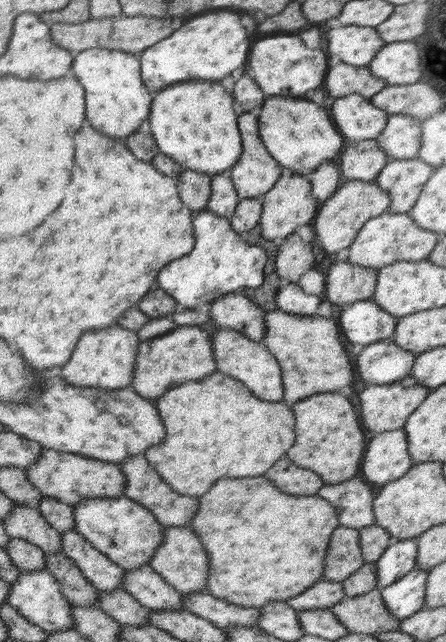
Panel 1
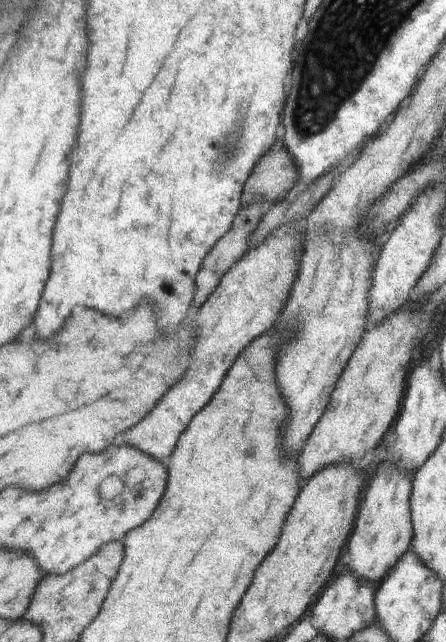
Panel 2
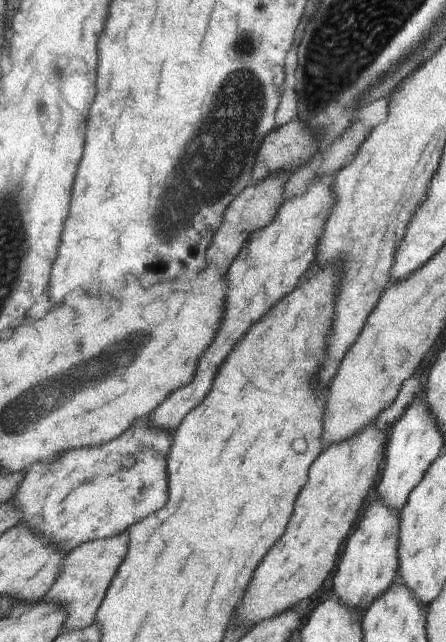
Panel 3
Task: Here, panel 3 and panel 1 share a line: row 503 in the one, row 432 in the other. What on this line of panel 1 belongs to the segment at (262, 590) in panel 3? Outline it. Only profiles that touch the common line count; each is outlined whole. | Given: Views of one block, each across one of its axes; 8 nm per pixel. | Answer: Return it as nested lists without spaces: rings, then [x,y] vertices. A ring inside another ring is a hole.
[[[324,392],[308,396],[290,407],[294,413],[295,442],[285,455],[296,466],[312,470],[327,484],[340,484],[360,476],[366,436],[348,398],[340,393]]]

